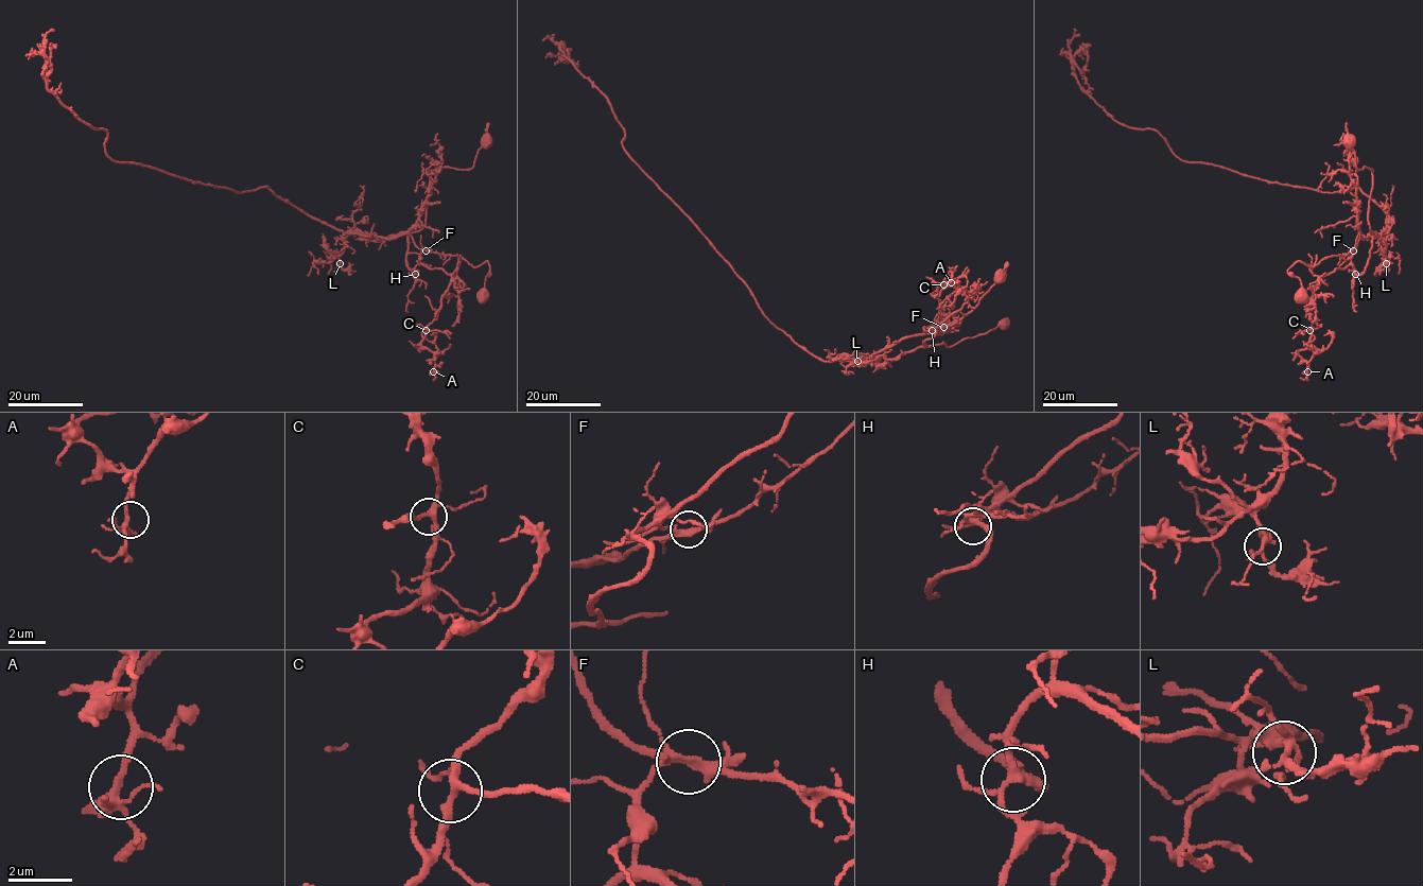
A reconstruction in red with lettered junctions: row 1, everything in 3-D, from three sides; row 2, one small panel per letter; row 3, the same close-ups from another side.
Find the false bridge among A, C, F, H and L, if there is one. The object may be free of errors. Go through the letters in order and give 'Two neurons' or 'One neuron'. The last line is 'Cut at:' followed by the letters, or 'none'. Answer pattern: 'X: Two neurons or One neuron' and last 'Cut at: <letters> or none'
A: One neuron
C: One neuron
F: Two neurons
H: One neuron
L: One neuron
Cut at: F

